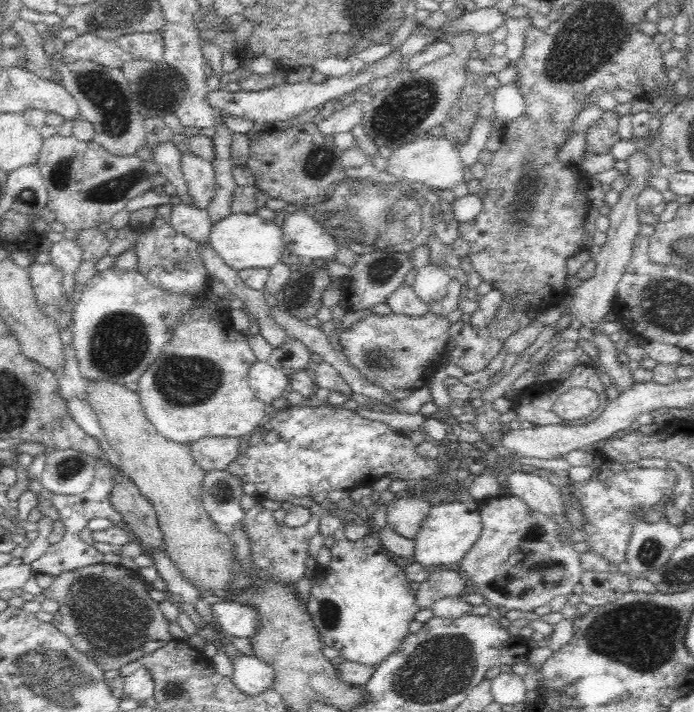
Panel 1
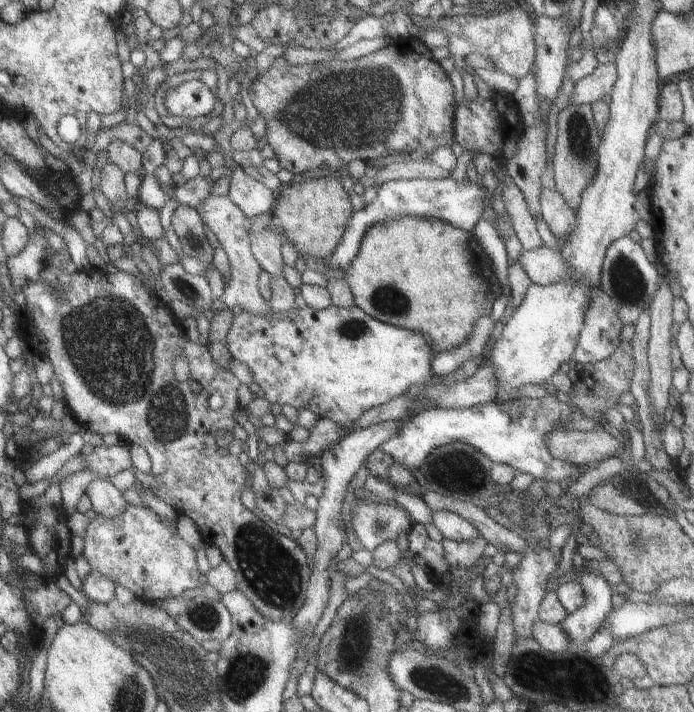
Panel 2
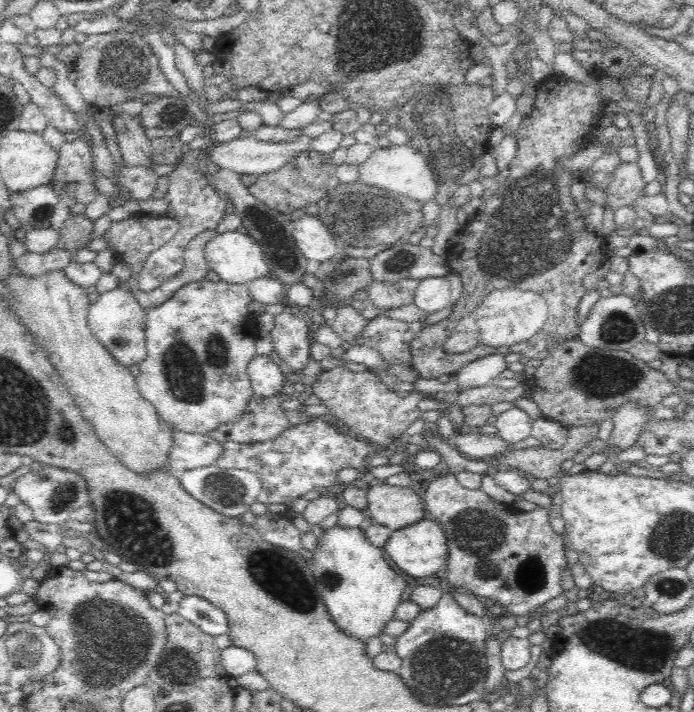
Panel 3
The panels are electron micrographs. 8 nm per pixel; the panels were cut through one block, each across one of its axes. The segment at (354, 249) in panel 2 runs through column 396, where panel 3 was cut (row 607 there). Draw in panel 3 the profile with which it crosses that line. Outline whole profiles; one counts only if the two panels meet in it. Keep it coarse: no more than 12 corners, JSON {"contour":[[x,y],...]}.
{"contour":[[185,596],[179,614],[214,638],[228,633],[223,610]]}

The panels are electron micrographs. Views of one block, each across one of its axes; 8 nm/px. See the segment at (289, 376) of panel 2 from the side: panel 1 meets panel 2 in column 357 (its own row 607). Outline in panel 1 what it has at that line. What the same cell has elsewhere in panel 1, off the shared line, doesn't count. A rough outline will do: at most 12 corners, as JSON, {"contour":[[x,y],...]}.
{"contour":[[377,535],[338,539],[314,574],[314,628],[378,666],[421,610]]}

